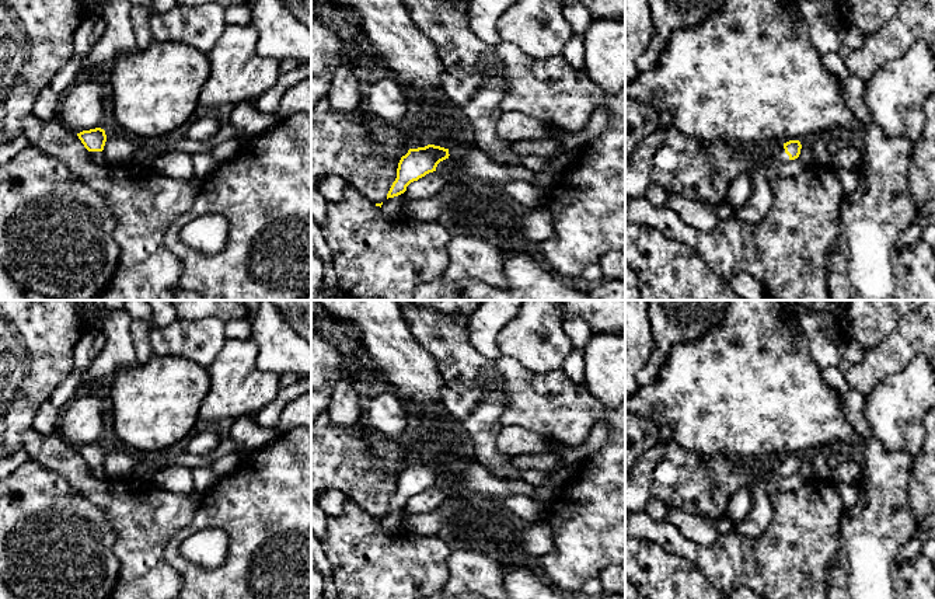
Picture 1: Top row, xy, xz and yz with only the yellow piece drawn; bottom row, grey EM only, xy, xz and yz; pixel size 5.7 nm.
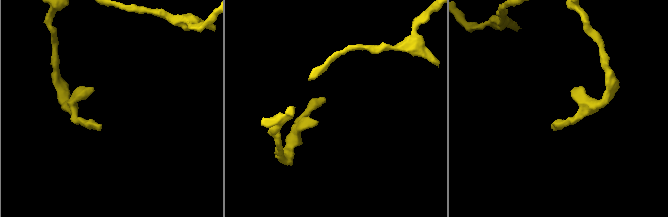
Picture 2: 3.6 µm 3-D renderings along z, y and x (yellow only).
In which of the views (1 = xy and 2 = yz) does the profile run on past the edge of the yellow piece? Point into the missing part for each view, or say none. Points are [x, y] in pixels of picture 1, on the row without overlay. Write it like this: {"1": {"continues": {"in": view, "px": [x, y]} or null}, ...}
{"1": {"continues": null}, "2": {"continues": {"in": "yz", "px": [777, 470]}}}

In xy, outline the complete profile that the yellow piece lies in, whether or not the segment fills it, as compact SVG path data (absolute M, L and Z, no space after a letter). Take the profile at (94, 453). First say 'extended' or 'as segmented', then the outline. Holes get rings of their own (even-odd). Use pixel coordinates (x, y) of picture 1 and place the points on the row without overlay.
as segmented | M95 442L90 445L83 445L77 447L77 450L88 466L102 466L104 464L104 460L107 456L107 449L104 443Z

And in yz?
extended | M789 455L784 459L778 459L771 462L767 491L768 494L775 494L777 488L775 484L781 480L788 477L789 474L795 474L800 469L802 459L799 455Z

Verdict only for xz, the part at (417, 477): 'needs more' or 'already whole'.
needs more

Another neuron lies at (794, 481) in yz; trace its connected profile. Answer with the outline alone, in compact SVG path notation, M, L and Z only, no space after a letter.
M802 460L800 469L795 474L789 474L785 478L781 478L777 484L777 492L782 491L796 491L802 488L810 478L814 477L814 470L809 460Z

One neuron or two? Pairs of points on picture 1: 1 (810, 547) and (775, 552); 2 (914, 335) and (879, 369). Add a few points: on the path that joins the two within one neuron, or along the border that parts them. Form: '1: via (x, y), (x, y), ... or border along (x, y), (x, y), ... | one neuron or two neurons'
1: via (802, 547), (795, 552), (784, 552) | one neuron
2: via (906, 342), (888, 361) | one neuron

